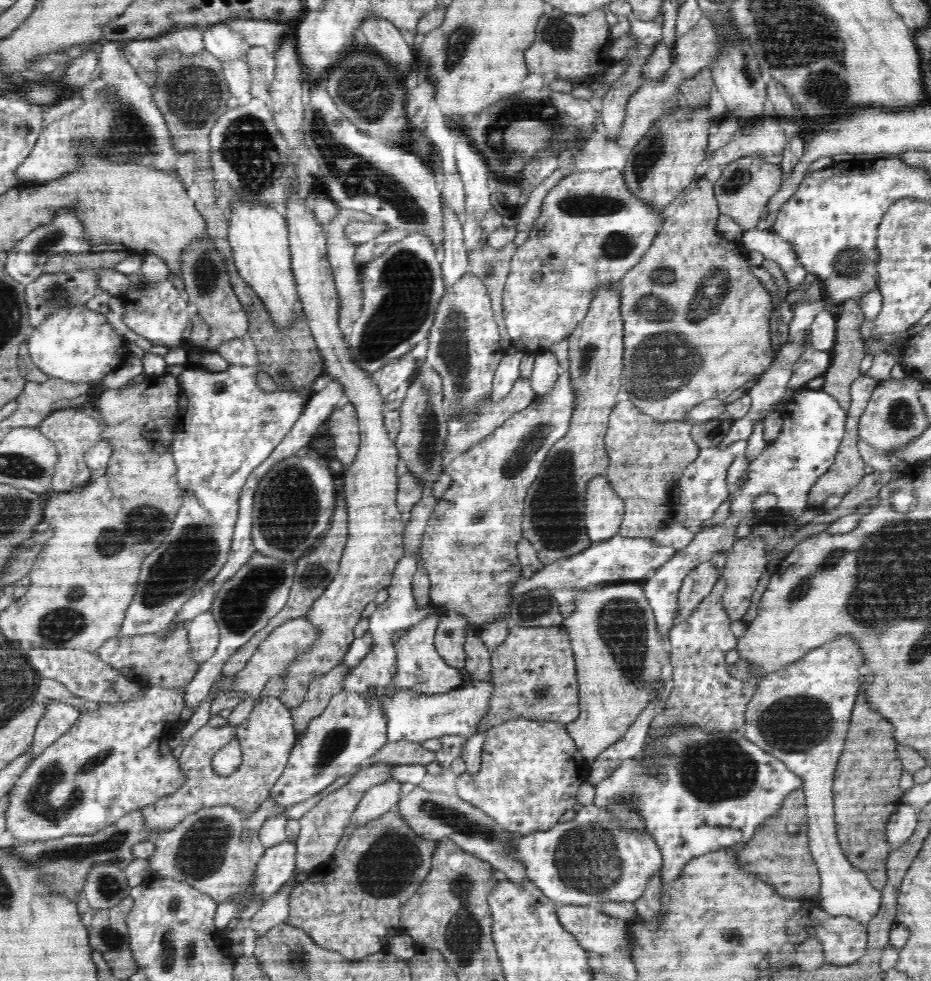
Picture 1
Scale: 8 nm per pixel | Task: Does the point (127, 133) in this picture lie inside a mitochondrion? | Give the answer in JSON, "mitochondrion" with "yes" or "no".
{"mitochondrion":"yes"}

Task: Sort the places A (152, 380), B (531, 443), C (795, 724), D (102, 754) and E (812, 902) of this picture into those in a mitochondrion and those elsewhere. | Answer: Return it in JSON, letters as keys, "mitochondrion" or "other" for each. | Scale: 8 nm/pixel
{"A":"other","B":"mitochondrion","C":"mitochondrion","D":"mitochondrion","E":"other"}

